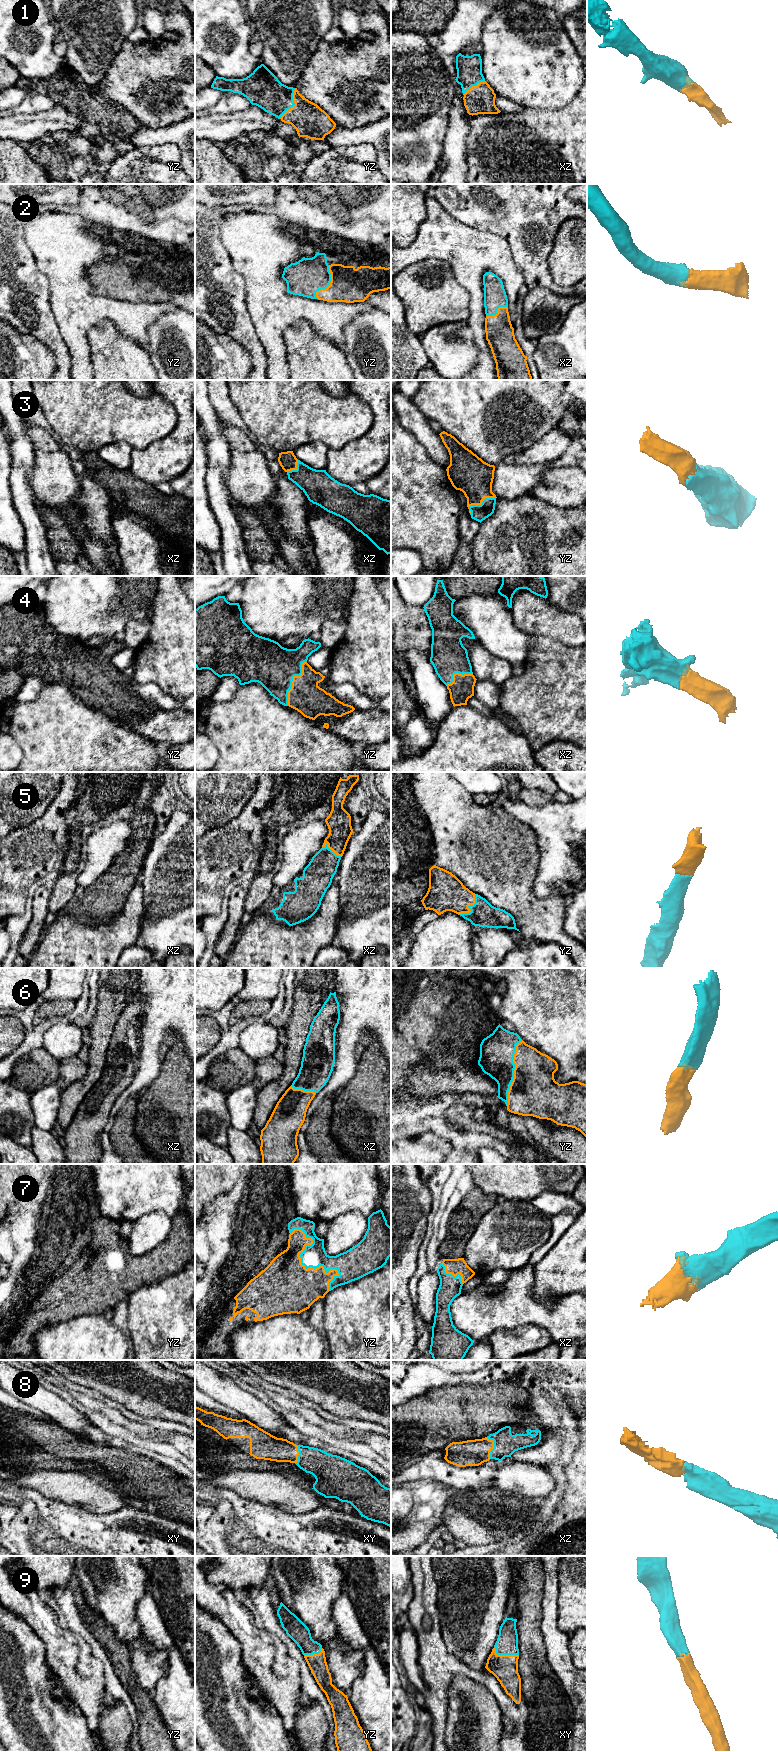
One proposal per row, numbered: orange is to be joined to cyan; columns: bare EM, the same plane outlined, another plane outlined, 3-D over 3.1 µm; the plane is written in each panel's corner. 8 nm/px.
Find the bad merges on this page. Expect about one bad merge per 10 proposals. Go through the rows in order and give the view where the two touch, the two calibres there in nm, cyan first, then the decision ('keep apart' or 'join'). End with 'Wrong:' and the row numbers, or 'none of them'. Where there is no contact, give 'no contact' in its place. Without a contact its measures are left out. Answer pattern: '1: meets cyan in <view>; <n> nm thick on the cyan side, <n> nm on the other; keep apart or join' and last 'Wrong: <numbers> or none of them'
1: meets cyan in yz; 280 nm thick on the cyan side, 260 nm on the other; join
2: meets cyan in yz; 280 nm thick on the cyan side, 280 nm on the other; join
3: meets cyan in yz; 130 nm thick on the cyan side, 300 nm on the other; join
4: meets cyan in yz; 360 nm thick on the cyan side, 260 nm on the other; join
5: meets cyan in yz; 200 nm thick on the cyan side, 300 nm on the other; join
6: meets cyan in yz; 280 nm thick on the cyan side, 380 nm on the other; join
7: meets cyan in yz; 180 nm thick on the cyan side, 440 nm on the other; join
8: meets cyan in xz; 190 nm thick on the cyan side, 200 nm on the other; join
9: meets cyan in xy; 180 nm thick on the cyan side, 200 nm on the other; join
Wrong: none of them

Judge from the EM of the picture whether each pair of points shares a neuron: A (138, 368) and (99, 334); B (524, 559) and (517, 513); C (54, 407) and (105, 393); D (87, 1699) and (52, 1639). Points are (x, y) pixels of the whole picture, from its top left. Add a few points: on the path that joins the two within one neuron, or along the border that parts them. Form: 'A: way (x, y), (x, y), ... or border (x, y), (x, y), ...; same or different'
A: way (128, 363), (109, 344); same
B: way (524, 548), (524, 537), (517, 524); same
C: way (67, 399), (92, 399); same
D: way (83, 1684), (72, 1672), (71, 1661), (67, 1653); same

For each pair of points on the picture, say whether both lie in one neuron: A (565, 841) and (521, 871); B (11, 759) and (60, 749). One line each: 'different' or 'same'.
A: different
B: different

